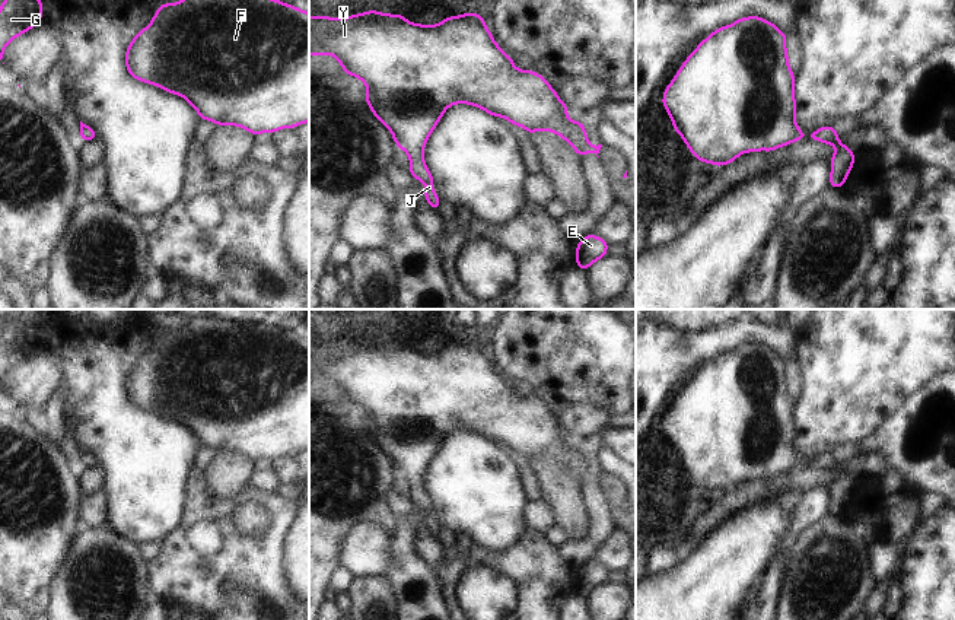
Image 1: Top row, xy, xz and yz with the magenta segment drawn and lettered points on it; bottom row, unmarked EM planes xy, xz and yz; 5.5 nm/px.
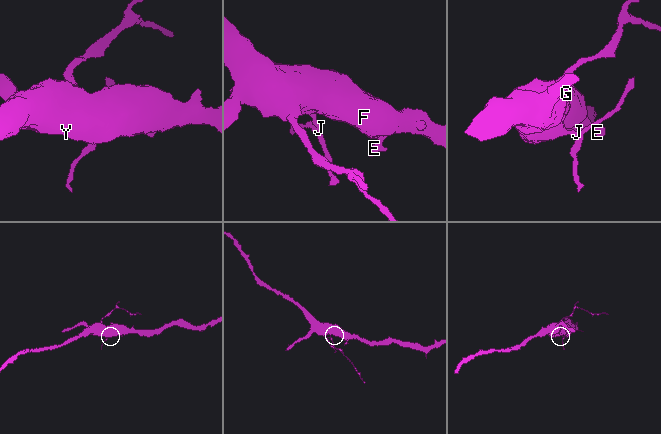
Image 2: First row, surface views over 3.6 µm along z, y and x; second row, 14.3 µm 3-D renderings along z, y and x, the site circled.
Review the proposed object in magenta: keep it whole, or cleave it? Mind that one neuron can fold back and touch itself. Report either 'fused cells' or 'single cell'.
single cell

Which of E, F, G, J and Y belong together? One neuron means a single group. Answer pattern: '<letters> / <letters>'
E F G J Y

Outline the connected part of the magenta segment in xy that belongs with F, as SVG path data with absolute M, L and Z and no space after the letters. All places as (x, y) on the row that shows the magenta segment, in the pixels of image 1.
M182 0L163 3L125 51L133 79L160 86L192 105L200 121L238 125L251 134L309 123L309 12L280 0Z

